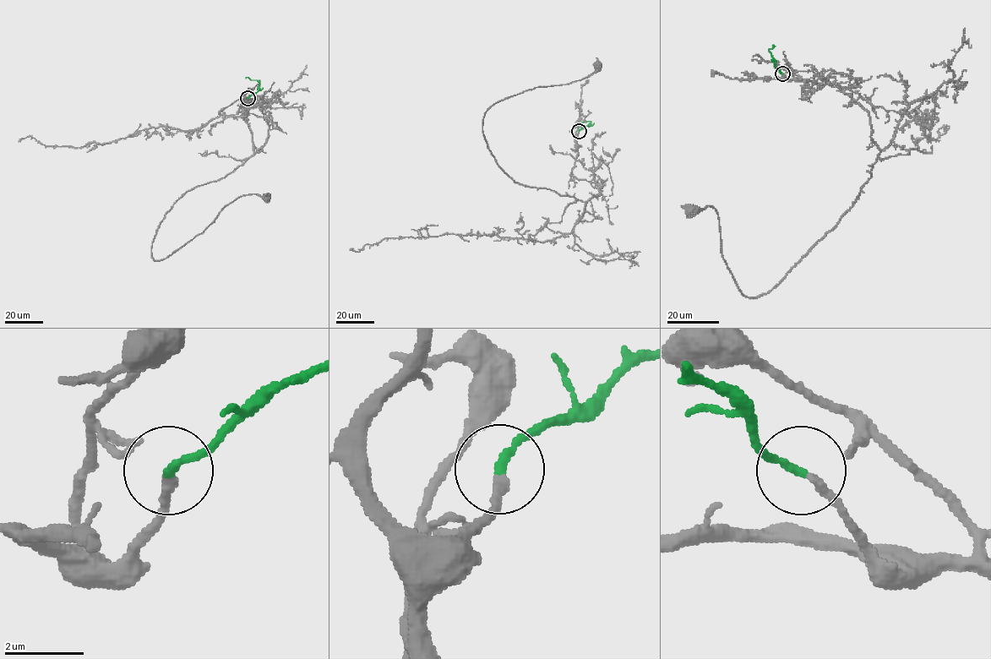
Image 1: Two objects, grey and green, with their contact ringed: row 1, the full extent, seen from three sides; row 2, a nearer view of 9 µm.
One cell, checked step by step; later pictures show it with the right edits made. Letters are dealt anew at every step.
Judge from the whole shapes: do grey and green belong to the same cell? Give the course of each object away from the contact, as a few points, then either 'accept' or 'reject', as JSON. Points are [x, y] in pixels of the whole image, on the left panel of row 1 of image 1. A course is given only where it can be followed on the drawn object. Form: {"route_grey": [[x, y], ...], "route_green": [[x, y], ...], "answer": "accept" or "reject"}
{"route_grey": [[247, 98], [238, 110], [267, 121], [267, 141], [187, 191], [151, 257], [171, 254], [239, 197], [266, 198]], "route_green": [[247, 98], [258, 90], [259, 83], [246, 78]], "answer": "accept"}

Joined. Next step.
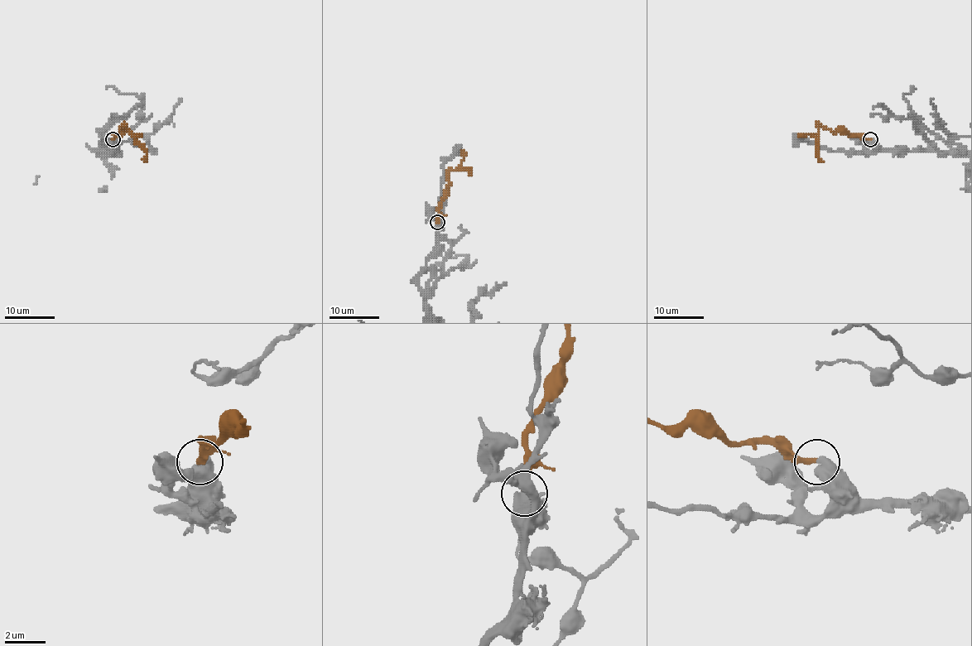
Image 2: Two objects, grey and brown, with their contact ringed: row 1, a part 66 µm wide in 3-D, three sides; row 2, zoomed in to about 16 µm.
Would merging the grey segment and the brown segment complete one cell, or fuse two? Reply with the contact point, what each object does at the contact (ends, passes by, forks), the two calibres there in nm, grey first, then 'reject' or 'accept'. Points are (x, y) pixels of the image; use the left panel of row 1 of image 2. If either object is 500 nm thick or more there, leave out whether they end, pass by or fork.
(113, 139) | 750/300 nm | reject

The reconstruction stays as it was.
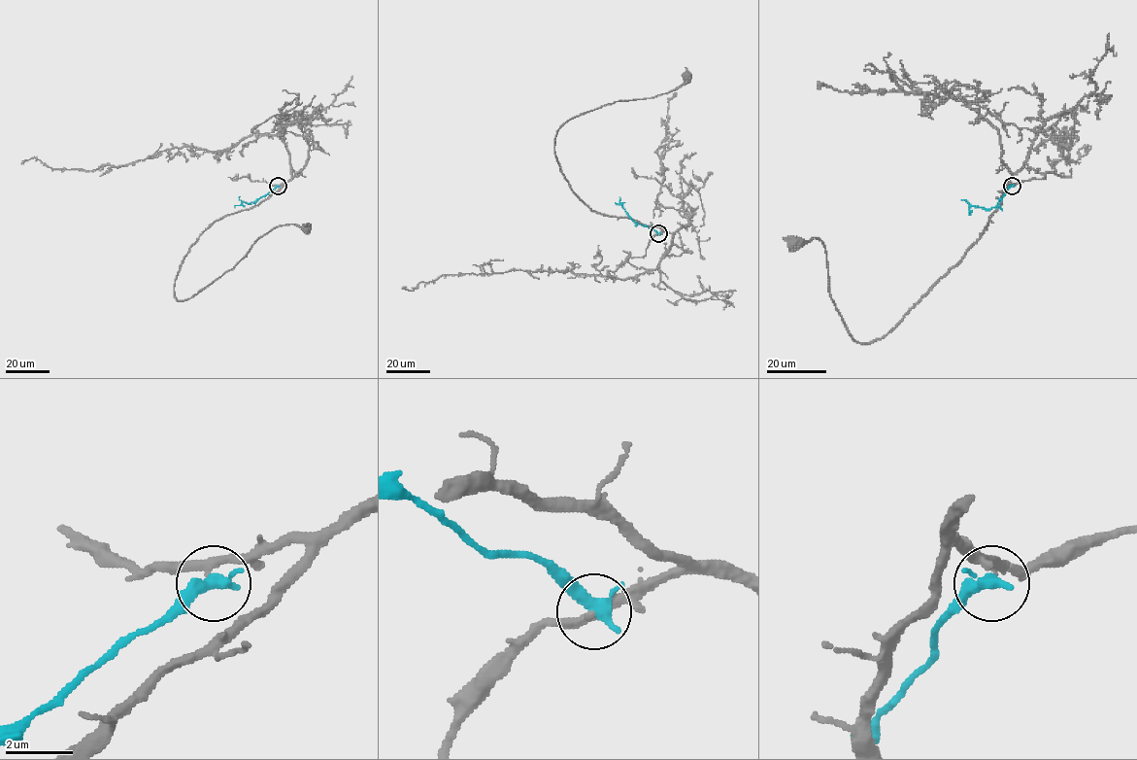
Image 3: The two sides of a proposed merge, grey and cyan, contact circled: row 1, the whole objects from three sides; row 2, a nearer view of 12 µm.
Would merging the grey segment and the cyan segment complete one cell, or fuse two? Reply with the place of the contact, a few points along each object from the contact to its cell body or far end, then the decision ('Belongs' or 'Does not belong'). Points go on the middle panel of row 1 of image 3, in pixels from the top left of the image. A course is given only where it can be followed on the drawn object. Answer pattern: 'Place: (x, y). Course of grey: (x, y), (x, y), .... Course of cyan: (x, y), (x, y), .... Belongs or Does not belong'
Place: (658, 233). Course of grey: (658, 233), (664, 230), (593, 211), (561, 170), (554, 139), (578, 116), (669, 92), (686, 77). Course of cyan: (658, 233), (638, 224), (621, 202), (615, 202). Does not belong

